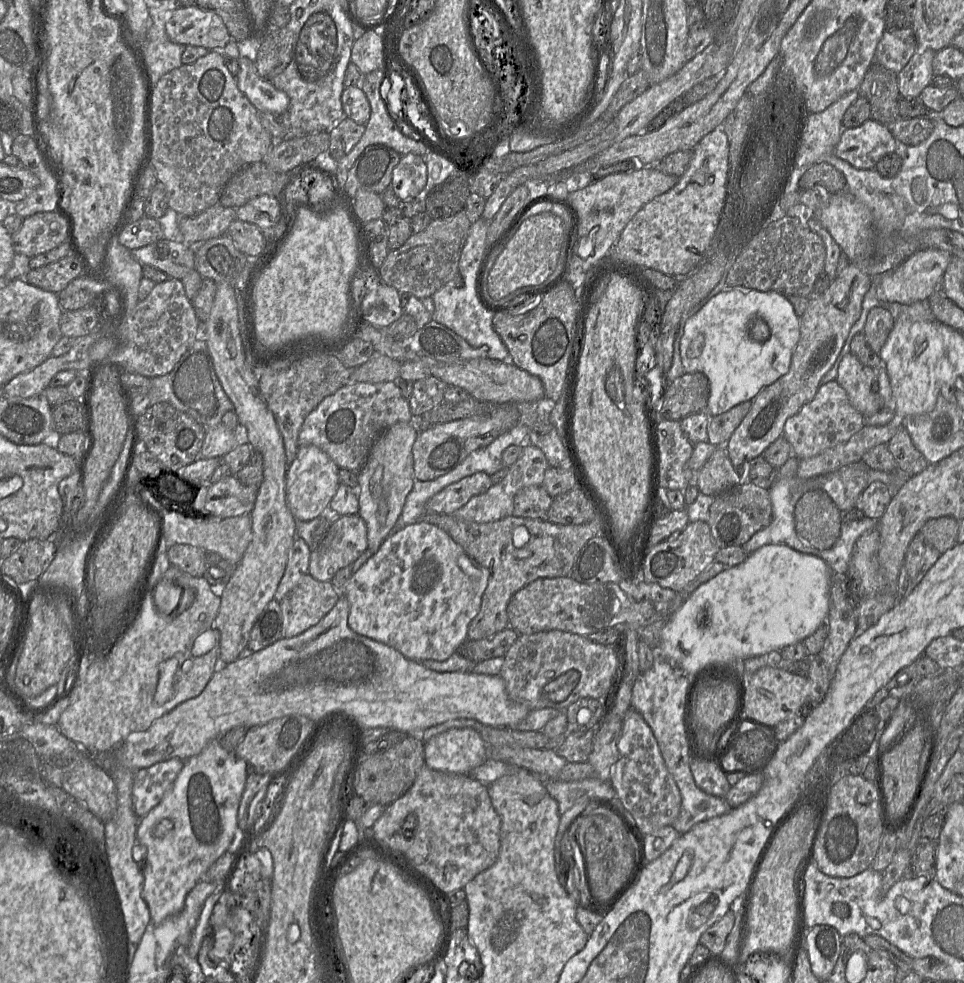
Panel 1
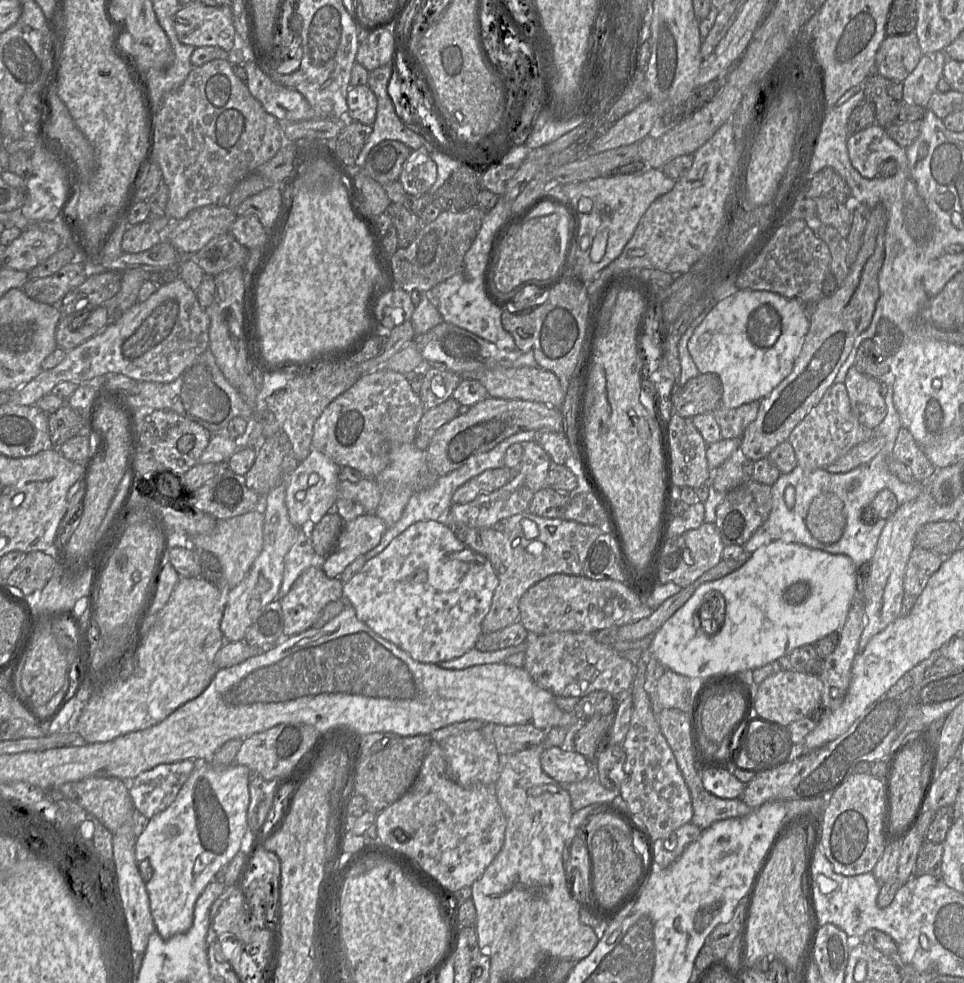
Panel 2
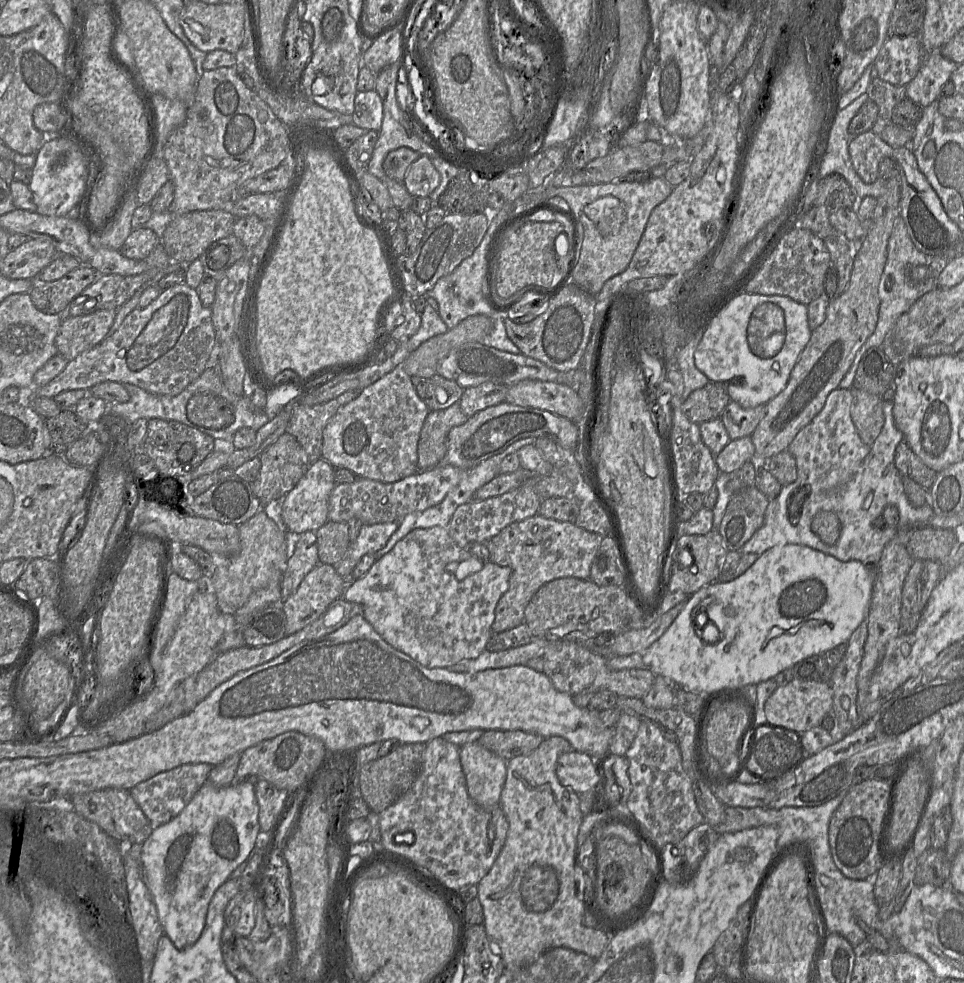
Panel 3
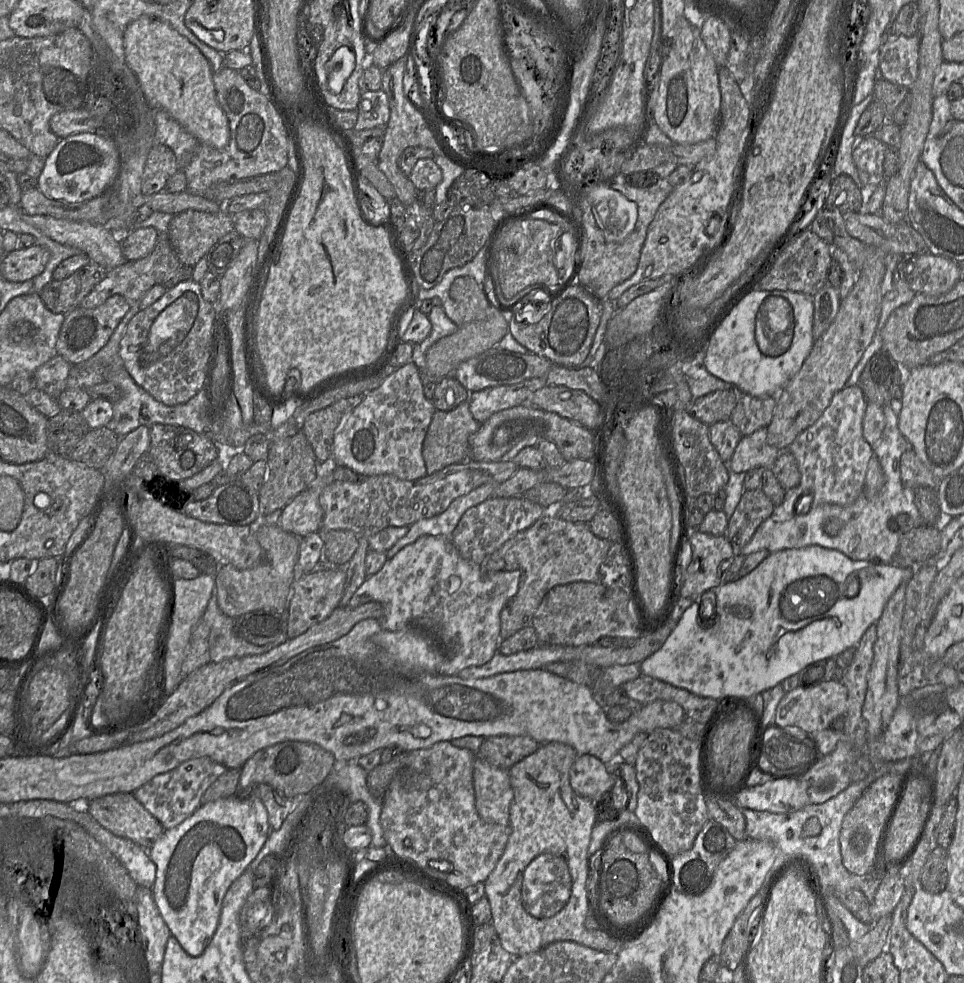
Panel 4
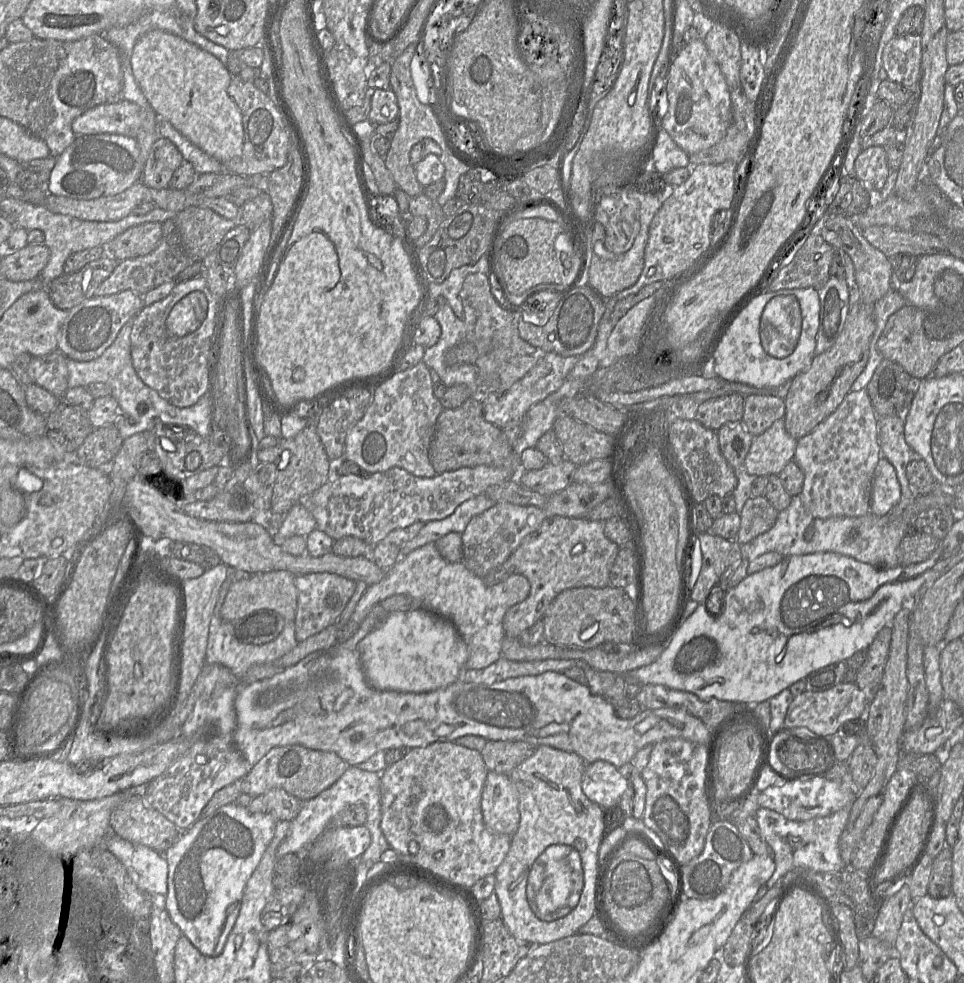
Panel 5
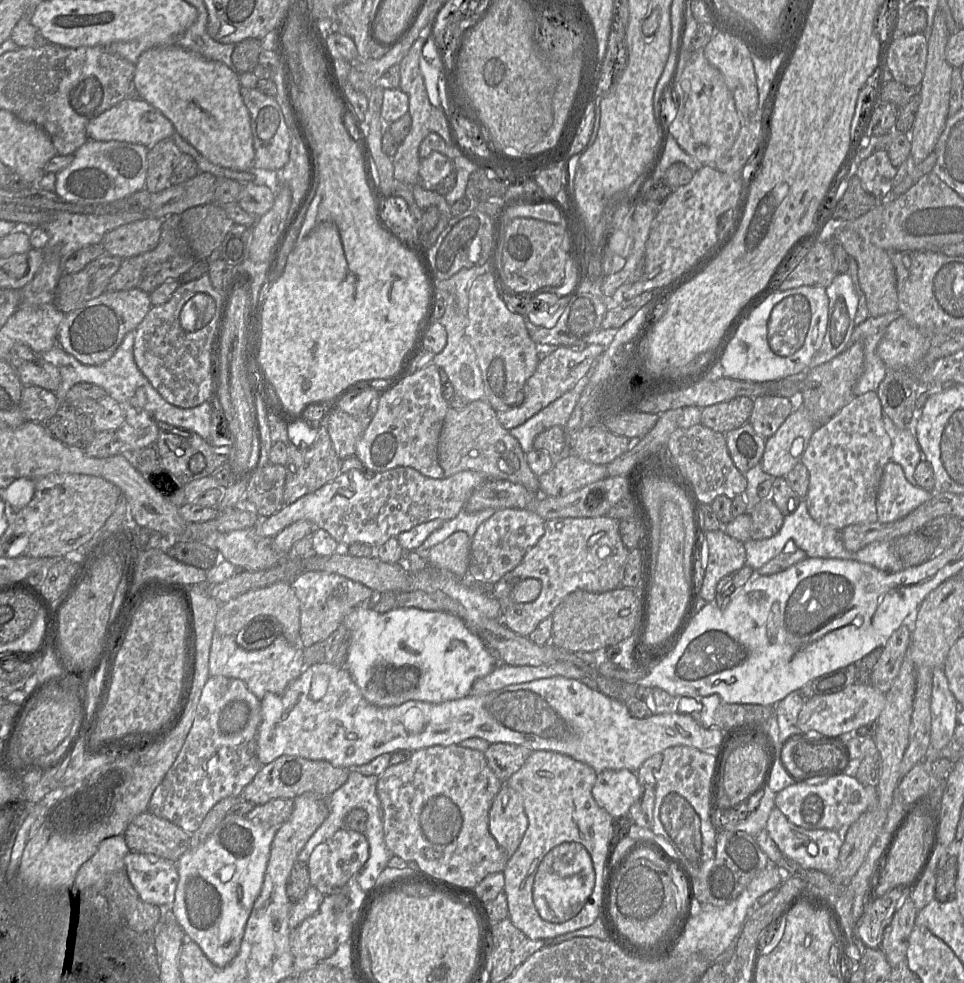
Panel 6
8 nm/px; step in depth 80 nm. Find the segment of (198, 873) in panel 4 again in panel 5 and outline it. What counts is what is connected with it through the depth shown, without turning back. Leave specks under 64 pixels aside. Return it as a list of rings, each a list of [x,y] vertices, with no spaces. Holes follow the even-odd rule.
[[[228,804],[201,817],[190,829],[183,831],[173,846],[160,853],[168,863],[166,910],[182,934],[202,954],[218,956],[222,953],[238,917],[246,884],[270,844],[277,822],[271,814],[251,813],[248,808]]]

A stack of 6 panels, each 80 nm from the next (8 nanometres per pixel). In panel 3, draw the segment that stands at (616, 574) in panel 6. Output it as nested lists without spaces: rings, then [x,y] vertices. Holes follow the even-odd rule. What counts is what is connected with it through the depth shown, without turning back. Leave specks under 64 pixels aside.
[[[540,515],[511,523],[494,537],[463,547],[471,554],[498,566],[510,567],[512,574],[507,591],[495,608],[492,633],[500,633],[524,623],[524,611],[532,596],[545,583],[565,577],[589,579],[591,563],[602,535],[587,531],[573,522],[562,522]]]

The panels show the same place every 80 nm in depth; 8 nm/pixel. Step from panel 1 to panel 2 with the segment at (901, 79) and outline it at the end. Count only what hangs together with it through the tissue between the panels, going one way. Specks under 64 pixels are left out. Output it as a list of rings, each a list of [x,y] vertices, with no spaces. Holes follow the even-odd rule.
[[[943,51],[923,54],[916,68],[902,82],[903,100],[927,107],[932,94],[938,90],[946,60]]]

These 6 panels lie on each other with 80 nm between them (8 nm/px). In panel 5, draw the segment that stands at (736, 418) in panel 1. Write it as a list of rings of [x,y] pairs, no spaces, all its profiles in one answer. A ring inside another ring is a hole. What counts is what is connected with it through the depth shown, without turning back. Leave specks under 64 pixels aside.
[[[752,394],[745,397],[742,422],[753,436],[764,433],[776,420],[784,418],[785,401],[772,395]]]

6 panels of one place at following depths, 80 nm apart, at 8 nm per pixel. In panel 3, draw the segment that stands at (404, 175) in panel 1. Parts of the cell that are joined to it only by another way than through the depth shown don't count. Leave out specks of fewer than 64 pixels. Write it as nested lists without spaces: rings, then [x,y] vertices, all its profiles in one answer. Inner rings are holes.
[[[422,155],[410,165],[403,184],[413,197],[428,197],[438,187],[440,178],[430,158]]]

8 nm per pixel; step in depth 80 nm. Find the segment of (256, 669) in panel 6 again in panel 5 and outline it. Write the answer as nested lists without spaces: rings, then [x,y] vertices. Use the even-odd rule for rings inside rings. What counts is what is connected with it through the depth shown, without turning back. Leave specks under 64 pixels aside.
[[[230,569],[229,577],[226,579],[219,590],[214,613],[210,621],[206,649],[206,663],[220,664],[227,667],[241,680],[242,683],[245,683],[245,673],[251,666],[274,662],[285,654],[289,653],[298,644],[295,637],[295,626],[293,621],[286,622],[282,632],[273,641],[263,645],[253,645],[240,642],[234,635],[233,625],[221,618],[221,607],[230,585],[234,581],[251,574],[255,573],[234,572]]]

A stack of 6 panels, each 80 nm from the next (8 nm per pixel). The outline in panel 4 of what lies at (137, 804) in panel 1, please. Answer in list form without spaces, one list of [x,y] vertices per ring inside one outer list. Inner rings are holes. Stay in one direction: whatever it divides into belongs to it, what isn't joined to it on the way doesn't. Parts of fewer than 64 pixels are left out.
[[[207,758],[190,759],[173,770],[155,776],[134,791],[133,796],[168,830],[181,824],[201,806],[206,790],[226,770],[225,766]]]

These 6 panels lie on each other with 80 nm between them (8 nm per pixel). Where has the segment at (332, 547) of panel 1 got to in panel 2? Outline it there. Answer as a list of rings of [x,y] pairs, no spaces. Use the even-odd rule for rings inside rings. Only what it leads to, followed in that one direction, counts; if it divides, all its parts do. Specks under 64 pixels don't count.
[[[363,514],[347,523],[333,550],[318,564],[329,578],[339,578],[343,571],[358,557],[374,549],[387,530],[376,515]]]

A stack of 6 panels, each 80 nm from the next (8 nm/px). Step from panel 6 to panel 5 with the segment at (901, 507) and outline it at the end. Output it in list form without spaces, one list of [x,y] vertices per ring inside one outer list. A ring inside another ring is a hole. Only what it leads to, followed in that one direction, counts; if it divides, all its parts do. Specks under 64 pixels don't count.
[[[881,457],[874,471],[870,512],[877,516],[888,514],[901,498],[901,487],[894,466]]]

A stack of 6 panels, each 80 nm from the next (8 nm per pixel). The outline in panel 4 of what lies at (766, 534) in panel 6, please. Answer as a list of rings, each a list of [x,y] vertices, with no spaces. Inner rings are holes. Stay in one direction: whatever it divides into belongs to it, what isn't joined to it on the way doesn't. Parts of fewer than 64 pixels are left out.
[[[761,489],[745,490],[736,509],[729,517],[725,537],[740,551],[758,527],[771,516],[774,504]]]

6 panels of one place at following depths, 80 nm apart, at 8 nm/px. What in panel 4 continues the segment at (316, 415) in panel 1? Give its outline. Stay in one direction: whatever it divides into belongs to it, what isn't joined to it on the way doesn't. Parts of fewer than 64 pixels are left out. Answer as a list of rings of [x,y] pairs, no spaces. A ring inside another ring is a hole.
[[[411,362],[397,368],[341,420],[334,433],[330,465],[347,466],[363,477],[388,474],[417,480],[427,476],[423,442],[436,411],[425,396],[418,366]]]

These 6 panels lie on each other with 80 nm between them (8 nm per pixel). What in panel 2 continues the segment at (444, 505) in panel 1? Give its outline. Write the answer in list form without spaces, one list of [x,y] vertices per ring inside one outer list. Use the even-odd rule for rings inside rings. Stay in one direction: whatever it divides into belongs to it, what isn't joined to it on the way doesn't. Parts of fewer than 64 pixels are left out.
[[[507,467],[491,469],[470,479],[460,486],[452,496],[452,503],[463,505],[480,495],[489,494],[508,483],[514,476],[514,470]]]

